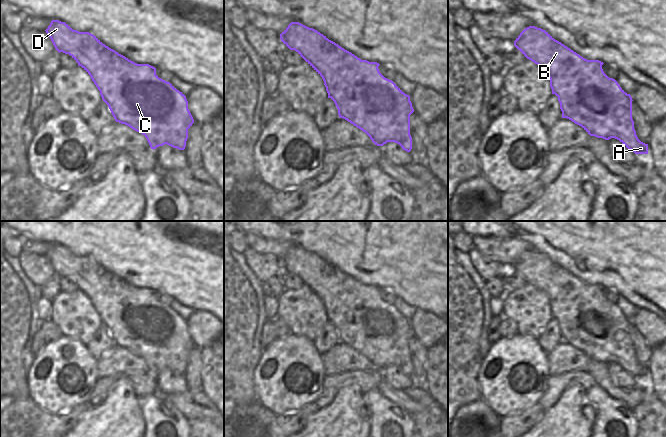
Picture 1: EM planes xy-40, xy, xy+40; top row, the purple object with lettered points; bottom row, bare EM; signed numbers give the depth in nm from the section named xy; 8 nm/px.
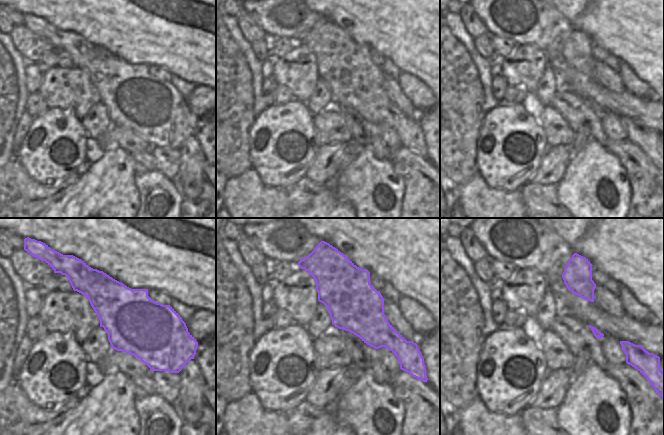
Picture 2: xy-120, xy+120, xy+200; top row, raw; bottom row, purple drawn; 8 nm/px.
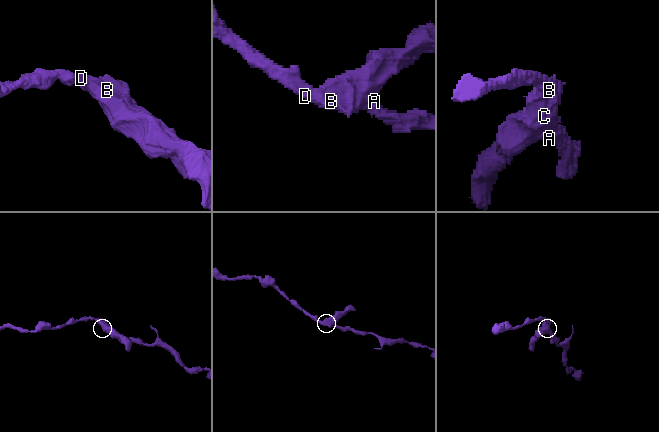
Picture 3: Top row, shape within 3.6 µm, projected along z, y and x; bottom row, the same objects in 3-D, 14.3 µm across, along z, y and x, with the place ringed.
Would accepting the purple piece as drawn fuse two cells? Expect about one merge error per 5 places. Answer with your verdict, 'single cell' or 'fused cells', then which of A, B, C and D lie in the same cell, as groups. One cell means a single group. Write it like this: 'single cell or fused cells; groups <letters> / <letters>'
single cell; groups A B C D

